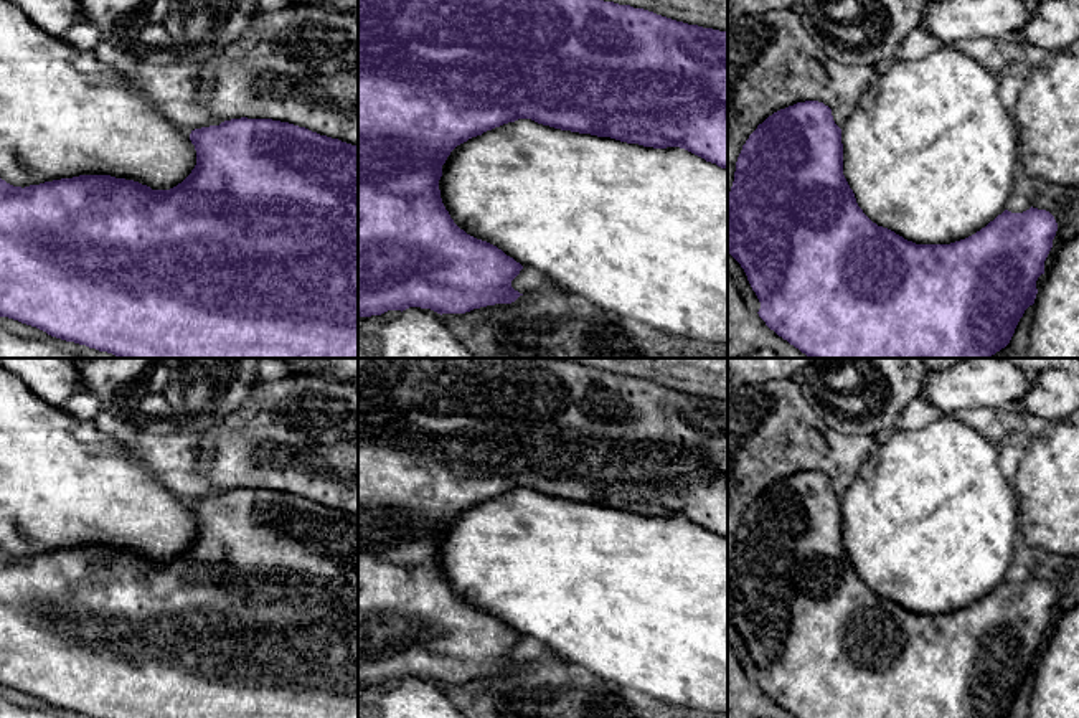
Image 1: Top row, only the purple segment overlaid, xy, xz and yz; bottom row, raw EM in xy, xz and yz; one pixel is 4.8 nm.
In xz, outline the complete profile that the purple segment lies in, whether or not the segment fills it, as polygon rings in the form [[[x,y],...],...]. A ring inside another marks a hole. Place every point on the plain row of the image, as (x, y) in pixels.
[[[358,358],[358,688],[409,677],[431,678],[441,685],[465,683],[511,673],[523,665],[511,657],[523,635],[497,616],[460,599],[439,560],[442,535],[457,515],[518,489],[643,517],[680,517],[728,540],[728,401],[556,358]]]

